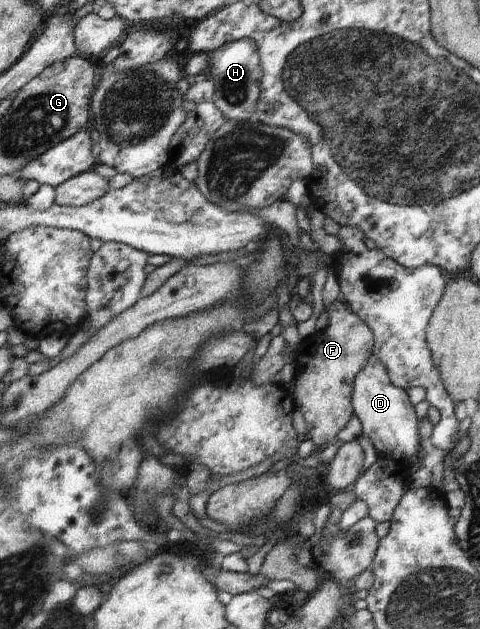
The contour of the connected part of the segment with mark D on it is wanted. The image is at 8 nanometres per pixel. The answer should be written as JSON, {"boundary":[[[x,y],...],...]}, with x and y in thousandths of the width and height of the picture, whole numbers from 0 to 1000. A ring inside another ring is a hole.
{"boundary":[[[773,563],[738,598],[729,626],[733,658],[754,677],[754,692],[773,701],[790,723],[831,733],[840,744],[869,719],[877,698],[869,690],[869,663],[840,618],[810,607],[800,582]]]}

